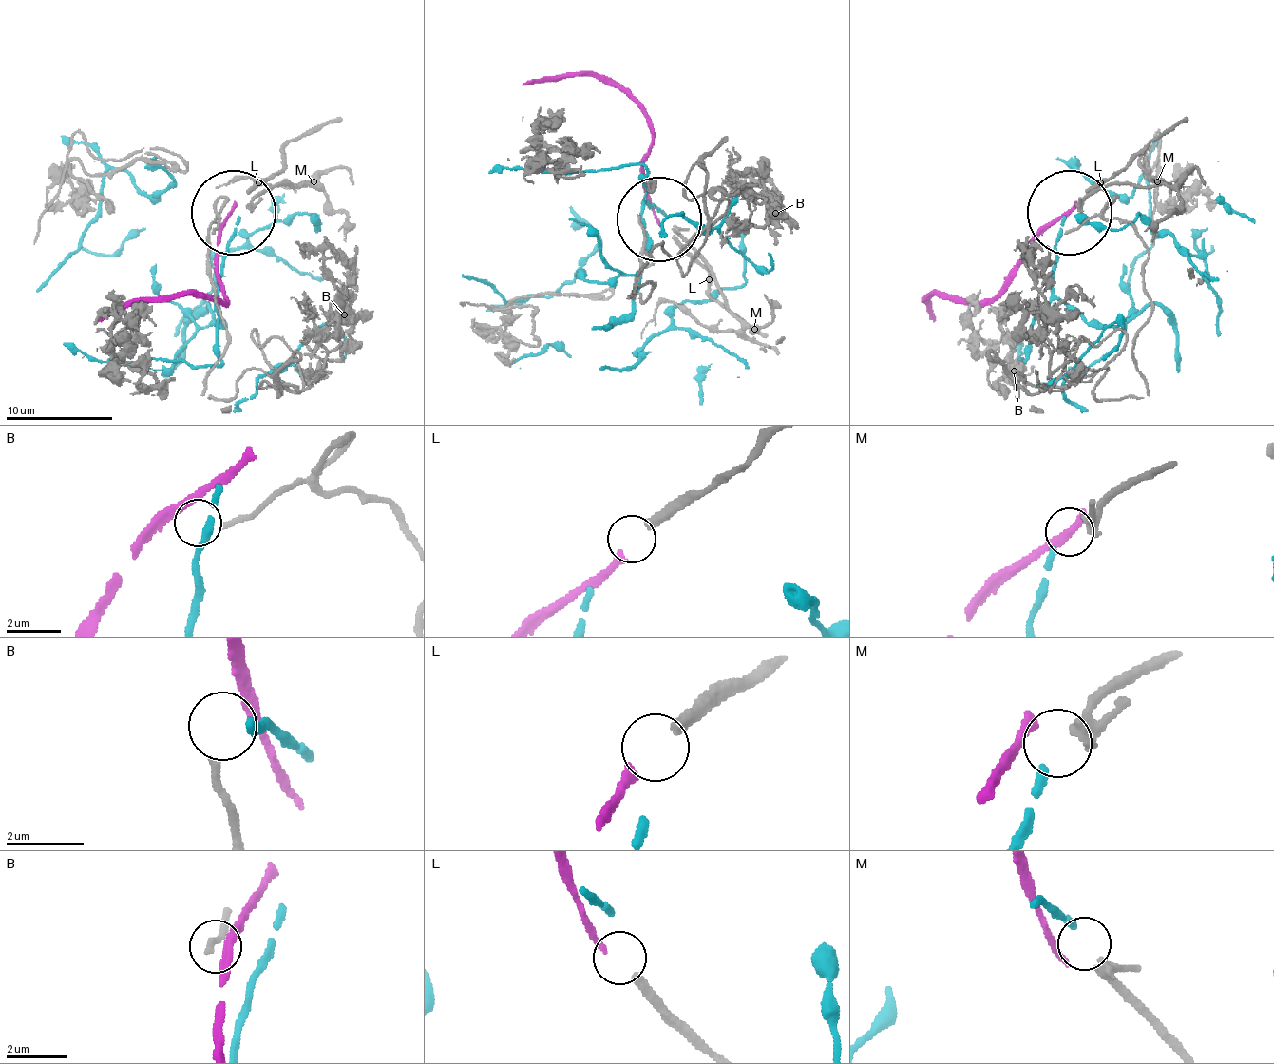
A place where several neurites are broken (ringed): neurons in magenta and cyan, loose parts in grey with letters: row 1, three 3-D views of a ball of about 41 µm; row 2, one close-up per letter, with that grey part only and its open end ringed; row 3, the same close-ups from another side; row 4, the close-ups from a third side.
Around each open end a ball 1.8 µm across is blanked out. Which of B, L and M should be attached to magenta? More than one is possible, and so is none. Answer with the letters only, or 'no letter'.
L

